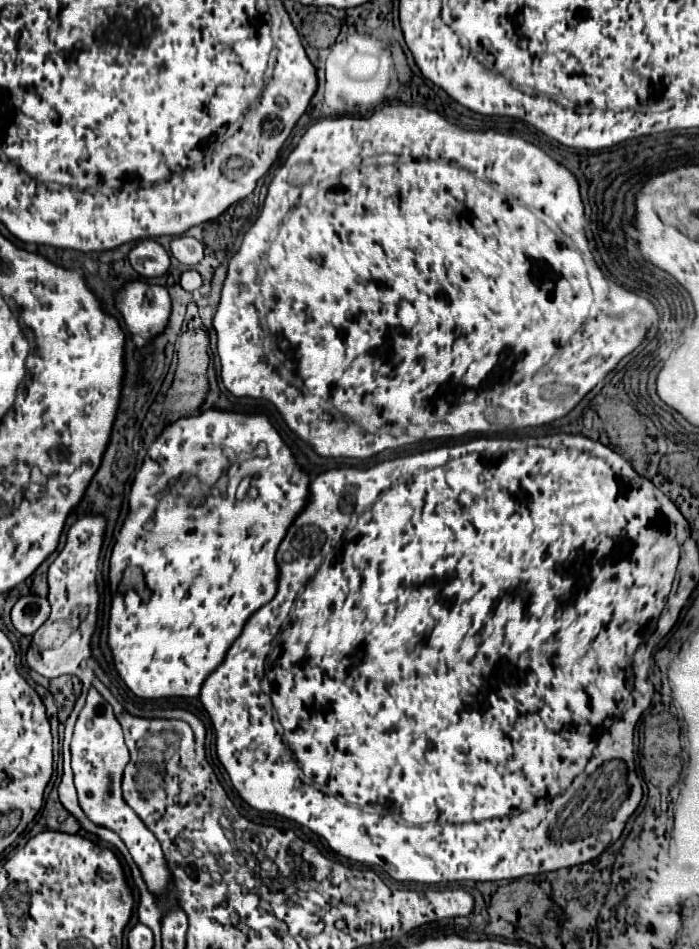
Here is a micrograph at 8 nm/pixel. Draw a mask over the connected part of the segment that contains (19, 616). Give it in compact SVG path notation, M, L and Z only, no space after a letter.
M39 595L19 597L11 609L13 627L23 635L33 635L49 617L49 601Z

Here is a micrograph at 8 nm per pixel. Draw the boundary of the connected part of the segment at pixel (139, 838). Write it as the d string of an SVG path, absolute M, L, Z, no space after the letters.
M91 689L87 695L87 703L79 713L73 741L71 741L71 769L75 773L75 787L79 793L79 805L89 815L91 821L113 829L125 841L133 861L139 865L149 889L155 895L161 895L167 885L167 869L161 853L161 845L157 837L147 829L147 825L139 819L139 815L125 803L121 793L121 777L123 769L129 763L129 751L123 741L123 731L119 721L113 715L111 705Z

